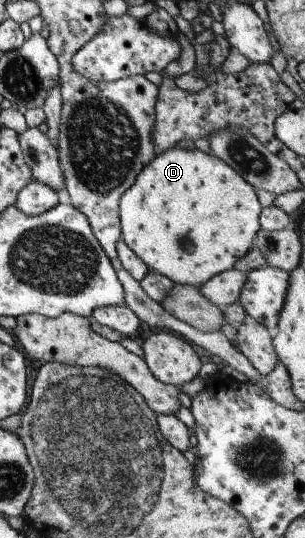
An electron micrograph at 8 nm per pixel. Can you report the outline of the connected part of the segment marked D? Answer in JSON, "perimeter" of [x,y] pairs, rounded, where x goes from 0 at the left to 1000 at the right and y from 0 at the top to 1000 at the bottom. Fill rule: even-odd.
{"perimeter":[[[570,270],[541,281],[511,284],[498,292],[498,297],[492,297],[479,309],[469,309],[469,314],[446,325],[433,346],[416,349],[400,359],[400,364],[393,364],[384,390],[390,426],[397,431],[393,442],[407,448],[407,454],[485,494],[492,504],[534,509],[544,517],[554,517],[570,530],[639,532],[649,535],[705,509],[761,500],[767,487],[790,481],[793,476],[826,461],[826,444],[839,429],[852,426],[849,398],[856,379],[849,379],[839,368],[830,346],[816,338],[807,338],[787,323],[774,323],[774,320],[708,288],[675,286],[643,275],[633,279],[593,277]]]}

